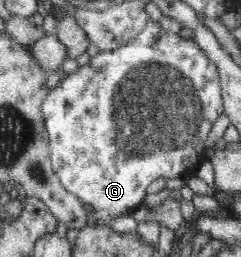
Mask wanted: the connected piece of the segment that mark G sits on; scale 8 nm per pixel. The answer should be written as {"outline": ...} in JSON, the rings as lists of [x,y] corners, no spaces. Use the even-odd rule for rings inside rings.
{"outline":[[[151,19],[139,31],[139,35],[134,36],[125,45],[109,51],[101,50],[90,59],[88,64],[79,66],[71,74],[65,74],[65,77],[54,88],[49,89],[41,105],[41,113],[49,139],[50,161],[54,175],[67,192],[75,194],[81,204],[93,206],[93,210],[89,214],[89,221],[102,226],[108,226],[113,219],[121,218],[123,213],[131,214],[132,211],[141,207],[144,204],[147,188],[160,177],[174,179],[194,174],[204,159],[206,141],[209,138],[213,123],[225,114],[220,75],[213,60],[205,55],[203,48],[193,38],[181,38],[179,34],[172,32],[162,33],[157,22]]]}

